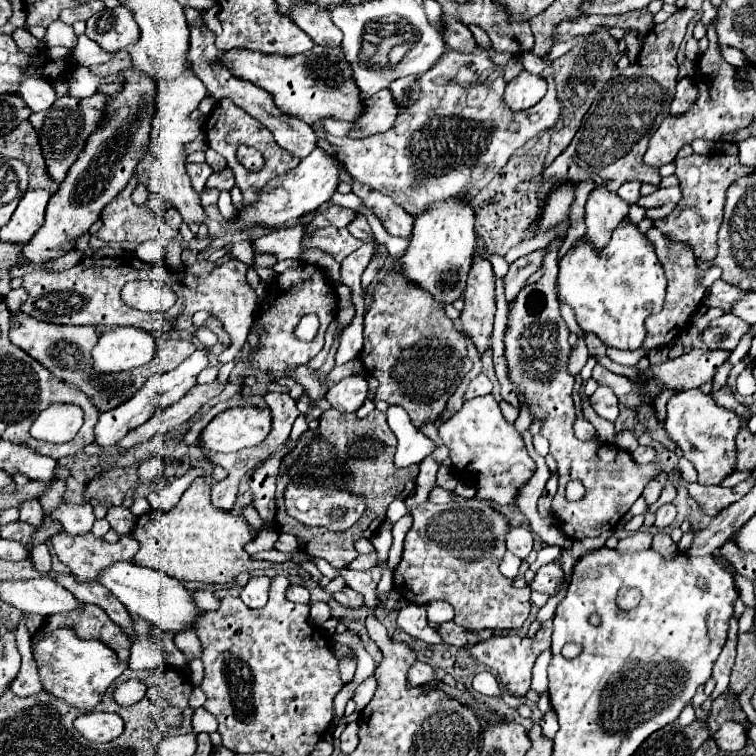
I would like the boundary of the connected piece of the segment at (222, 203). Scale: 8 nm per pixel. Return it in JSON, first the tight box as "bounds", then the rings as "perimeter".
{"bounds":[217,190,238,220],"perimeter":[[[223,190],[223,192],[220,192],[217,206],[225,219],[233,220],[236,218],[238,210],[232,203],[229,191]]]}

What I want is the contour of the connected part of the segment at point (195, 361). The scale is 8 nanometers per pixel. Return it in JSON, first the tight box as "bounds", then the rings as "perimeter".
{"bounds":[94,349,210,447],"perimeter":[[[196,349],[180,367],[176,367],[174,371],[168,371],[168,373],[160,373],[160,375],[154,375],[150,377],[144,387],[138,391],[138,395],[134,395],[132,399],[128,399],[126,403],[122,403],[120,407],[112,409],[112,411],[106,411],[106,413],[100,413],[100,419],[98,419],[98,427],[94,429],[96,433],[96,443],[100,447],[106,447],[106,445],[116,445],[128,431],[140,427],[142,423],[146,423],[148,419],[152,419],[158,411],[174,405],[178,399],[182,399],[182,395],[186,395],[186,391],[190,391],[190,387],[196,385],[196,375],[208,367],[210,359],[208,359],[210,351],[206,349]]]}

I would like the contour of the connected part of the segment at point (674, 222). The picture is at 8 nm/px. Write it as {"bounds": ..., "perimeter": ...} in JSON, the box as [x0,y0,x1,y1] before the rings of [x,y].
{"bounds":[654,155,754,259],"perimeter":[[[694,155],[686,159],[676,159],[674,165],[674,175],[680,179],[680,189],[684,197],[666,219],[658,219],[654,221],[654,225],[668,239],[690,243],[696,257],[712,259],[716,255],[716,235],[724,213],[724,193],[732,181],[752,173],[754,167],[744,167],[738,163],[738,157],[726,155]]]}

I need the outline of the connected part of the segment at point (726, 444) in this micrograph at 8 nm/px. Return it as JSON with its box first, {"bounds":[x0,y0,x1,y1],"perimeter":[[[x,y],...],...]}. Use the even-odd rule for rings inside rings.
{"bounds":[666,389,740,485],"perimeter":[[[700,389],[676,391],[666,405],[666,431],[682,453],[694,463],[700,485],[718,485],[734,471],[736,445],[734,437],[740,427],[740,417],[714,403],[710,395],[702,395]]]}

